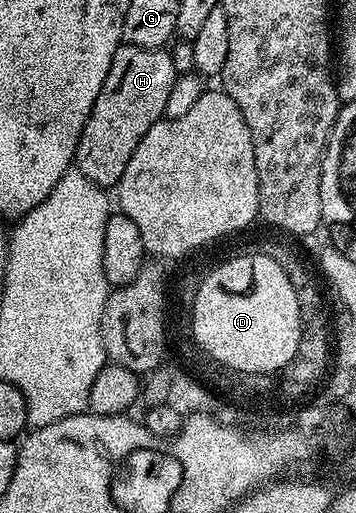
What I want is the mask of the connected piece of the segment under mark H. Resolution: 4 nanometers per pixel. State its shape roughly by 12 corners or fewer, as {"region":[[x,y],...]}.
{"region":[[125,44],[73,160],[117,187],[165,115],[178,76],[169,49]]}

